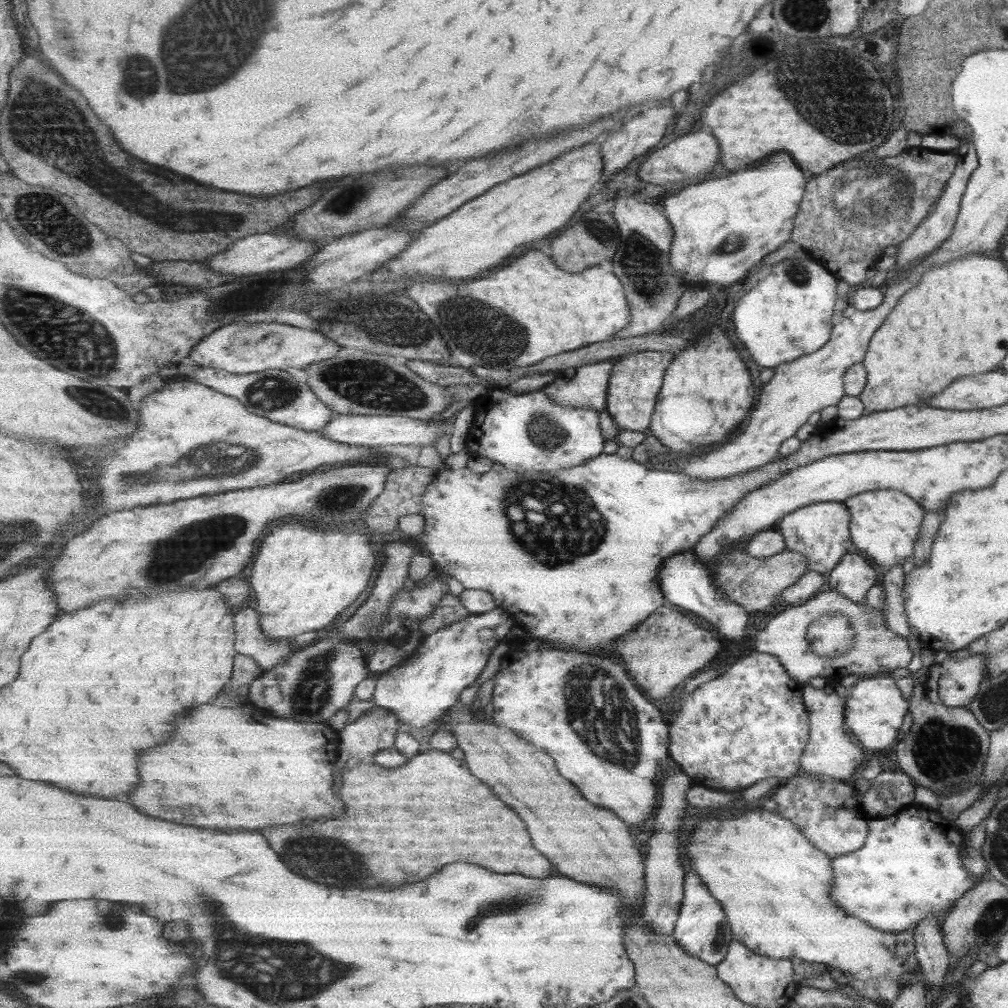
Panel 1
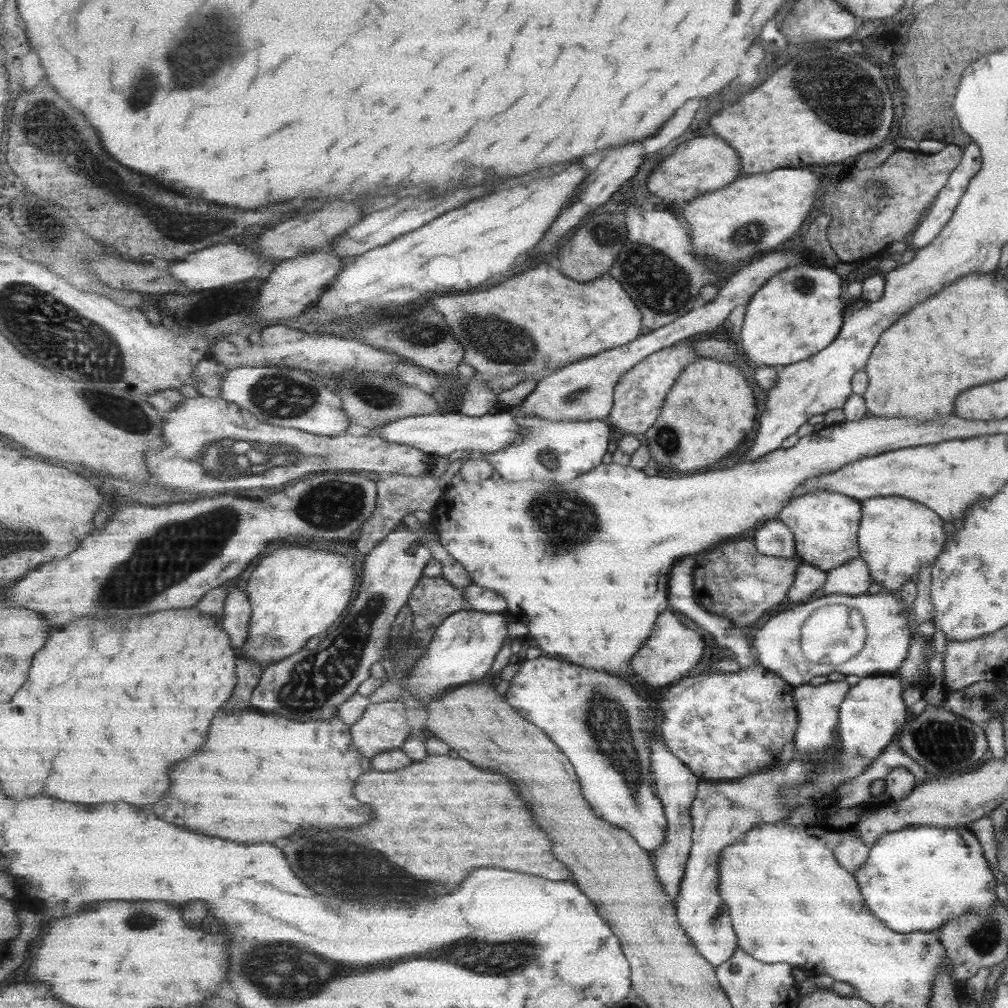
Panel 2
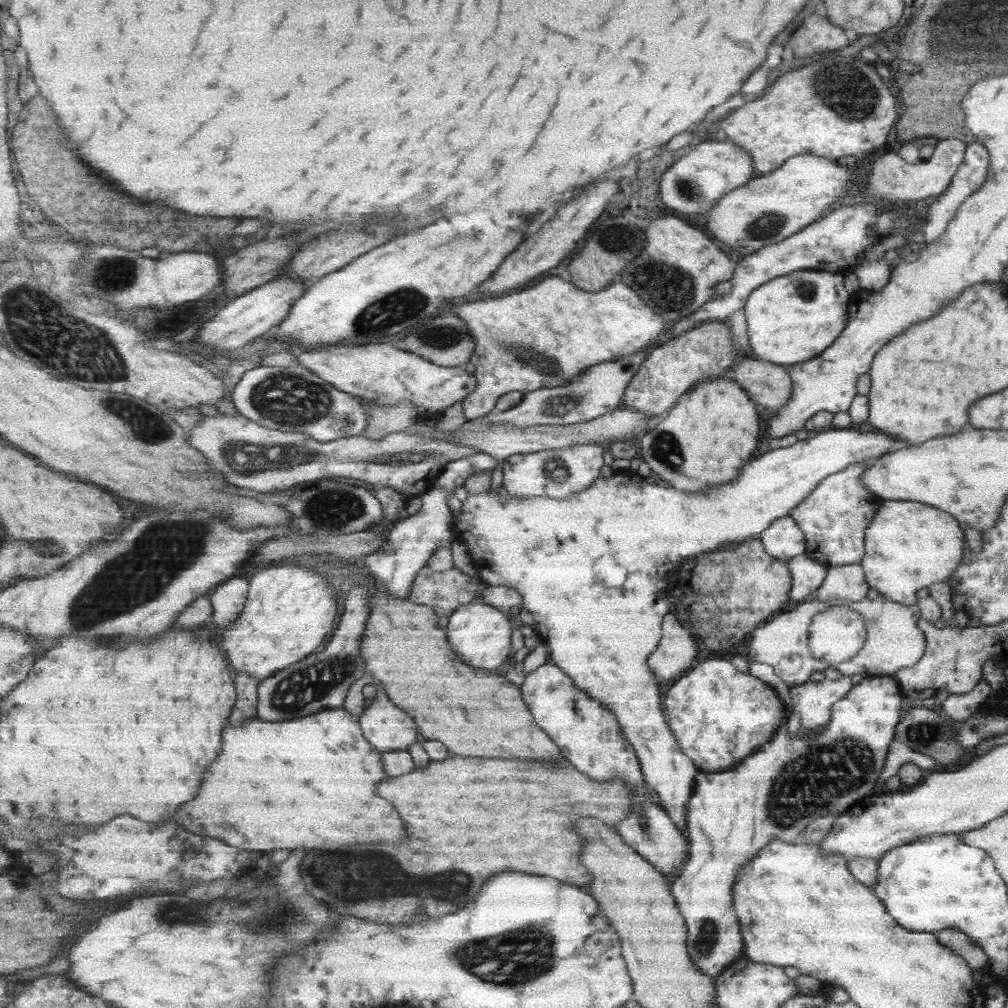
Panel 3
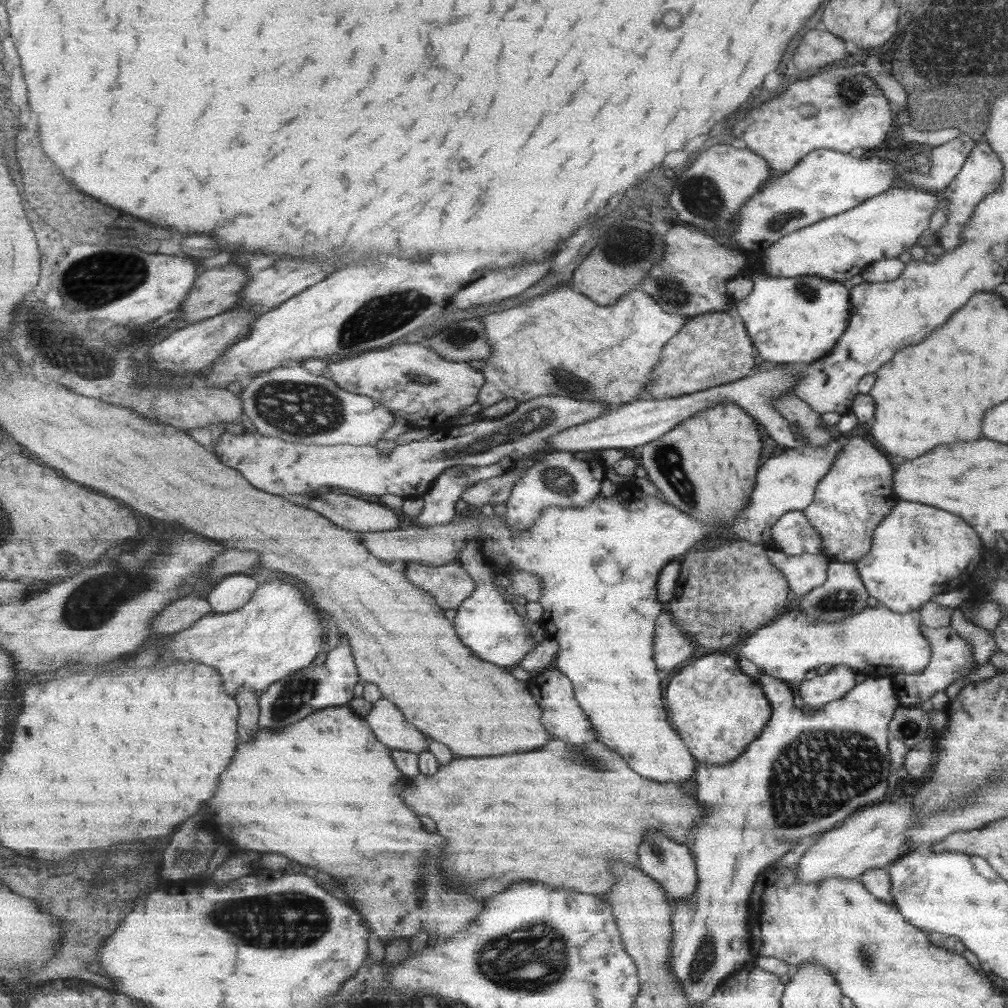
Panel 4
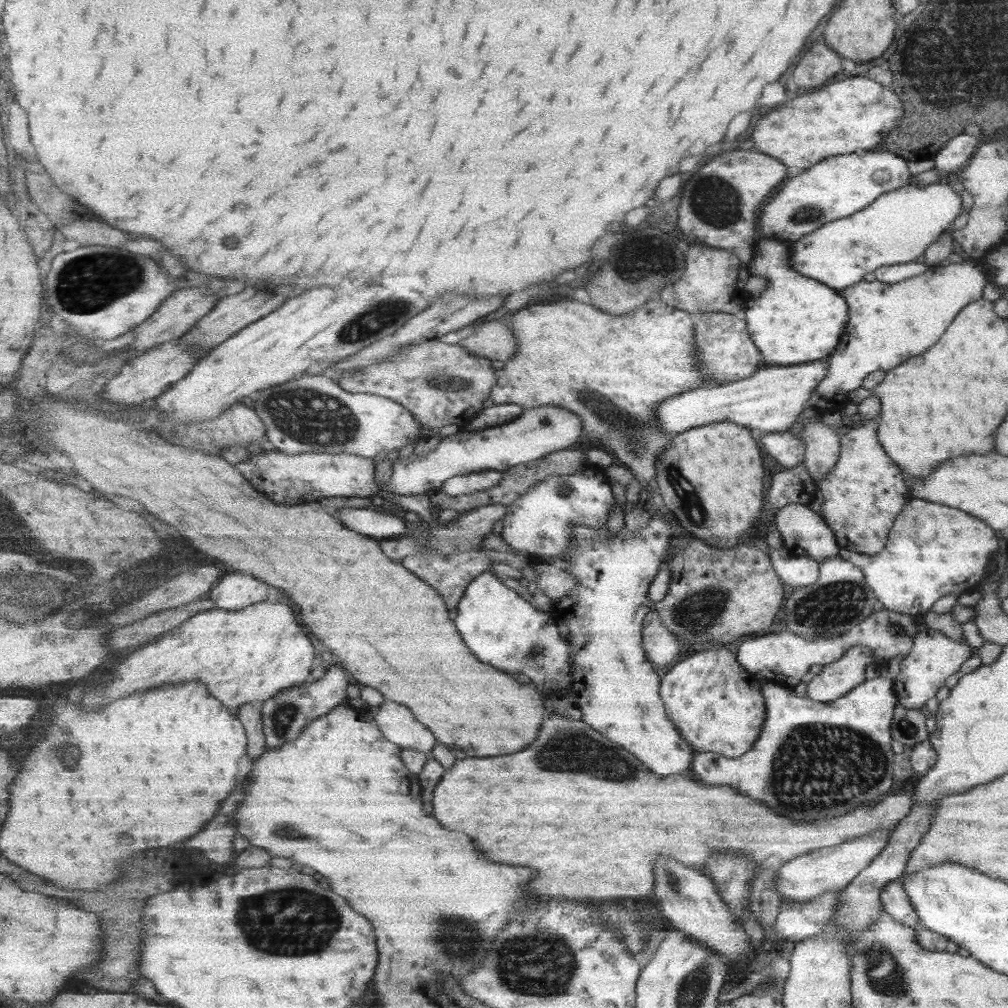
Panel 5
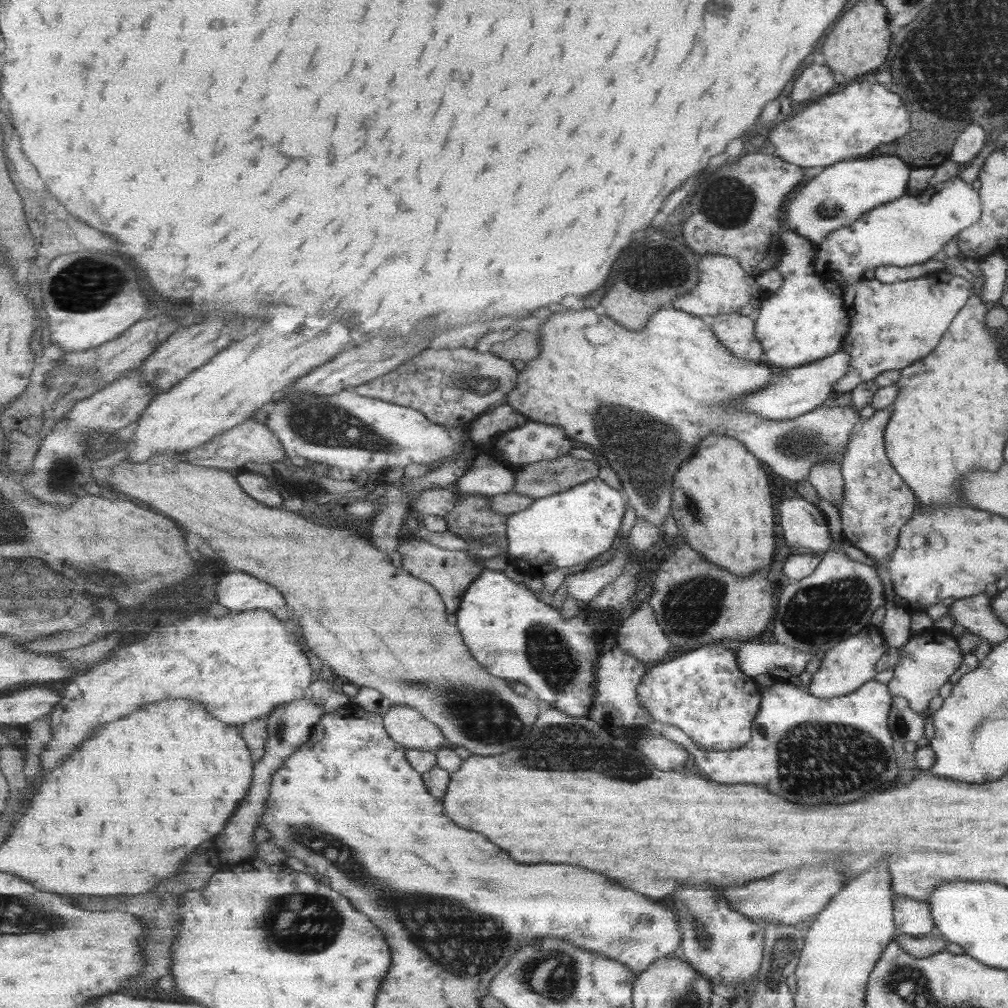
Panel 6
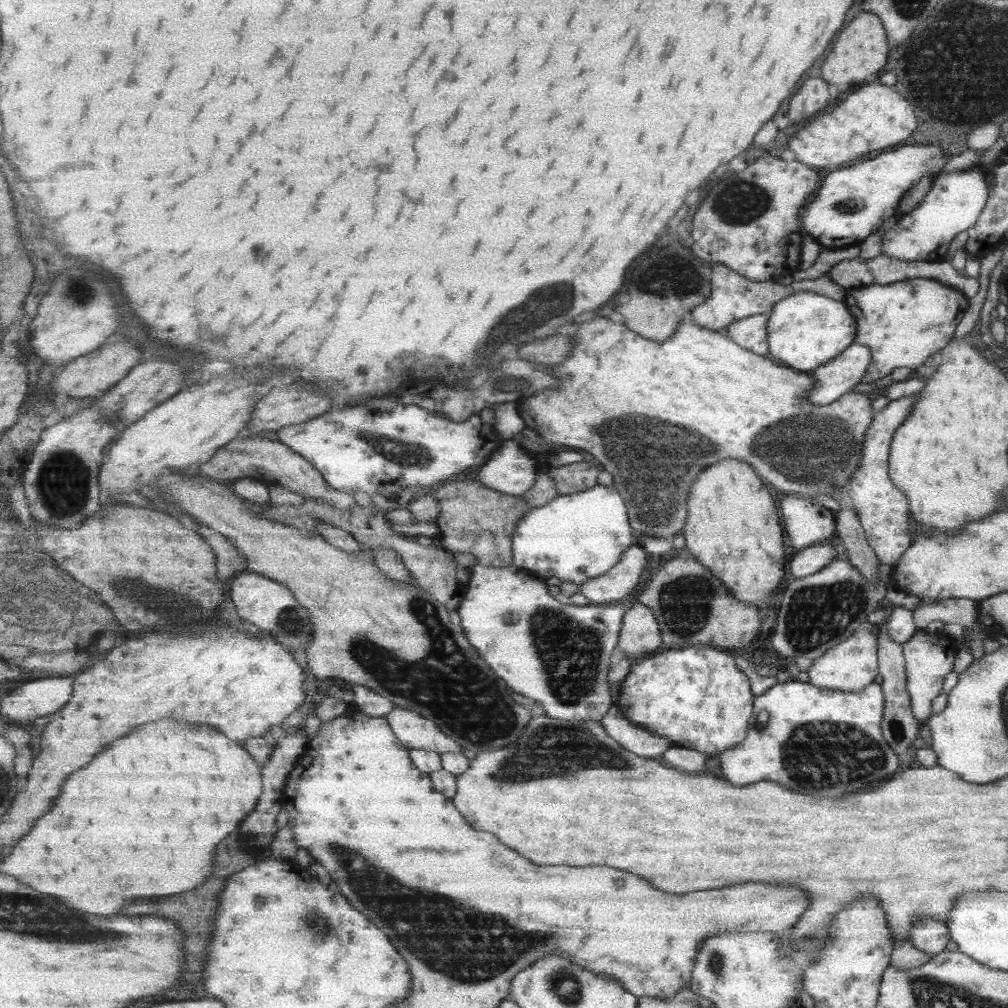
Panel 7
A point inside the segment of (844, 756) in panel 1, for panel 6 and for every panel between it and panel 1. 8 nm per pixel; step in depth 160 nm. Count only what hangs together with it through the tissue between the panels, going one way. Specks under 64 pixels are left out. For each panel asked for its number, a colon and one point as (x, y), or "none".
2: (817, 706)
3: (811, 701)
4: (821, 689)
5: (837, 678)
6: (847, 665)

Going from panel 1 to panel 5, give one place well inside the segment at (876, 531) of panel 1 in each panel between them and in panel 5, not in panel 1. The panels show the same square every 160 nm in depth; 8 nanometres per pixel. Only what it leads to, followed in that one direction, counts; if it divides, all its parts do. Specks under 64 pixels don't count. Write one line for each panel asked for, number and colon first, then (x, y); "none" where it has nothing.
2: (896, 536)
3: (907, 545)
4: (917, 550)
5: (930, 551)

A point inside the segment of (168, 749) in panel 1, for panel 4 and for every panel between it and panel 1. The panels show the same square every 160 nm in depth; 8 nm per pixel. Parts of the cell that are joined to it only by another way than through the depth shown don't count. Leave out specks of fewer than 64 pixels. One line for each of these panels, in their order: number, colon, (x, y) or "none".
2: (260, 777)
3: (276, 785)
4: (327, 792)

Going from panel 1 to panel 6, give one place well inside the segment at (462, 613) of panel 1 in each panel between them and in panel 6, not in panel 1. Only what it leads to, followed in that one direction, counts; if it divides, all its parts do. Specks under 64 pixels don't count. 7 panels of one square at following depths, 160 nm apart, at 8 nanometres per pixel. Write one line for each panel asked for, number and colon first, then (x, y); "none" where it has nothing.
2: (433, 599)
3: (444, 592)
4: (450, 584)
5: (450, 574)
6: (451, 572)

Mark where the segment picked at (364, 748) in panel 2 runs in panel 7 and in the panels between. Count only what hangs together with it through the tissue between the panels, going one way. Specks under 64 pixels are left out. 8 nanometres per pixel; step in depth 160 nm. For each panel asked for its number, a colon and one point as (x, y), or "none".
3: (389, 728)
4: (388, 722)
5: (397, 721)
6: (407, 726)
7: (415, 731)

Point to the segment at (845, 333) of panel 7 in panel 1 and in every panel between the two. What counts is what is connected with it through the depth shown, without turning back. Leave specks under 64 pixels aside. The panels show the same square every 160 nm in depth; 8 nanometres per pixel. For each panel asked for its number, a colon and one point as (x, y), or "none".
1: (787, 314)
2: (798, 312)
3: (790, 319)
4: (790, 320)
5: (795, 319)
6: (800, 322)

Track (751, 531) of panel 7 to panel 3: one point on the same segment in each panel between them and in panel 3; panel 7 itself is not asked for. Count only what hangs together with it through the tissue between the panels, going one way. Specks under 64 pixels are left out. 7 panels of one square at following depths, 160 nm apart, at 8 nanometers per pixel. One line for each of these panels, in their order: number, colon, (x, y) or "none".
3: (708, 436)
4: (705, 465)
5: (712, 478)
6: (721, 503)

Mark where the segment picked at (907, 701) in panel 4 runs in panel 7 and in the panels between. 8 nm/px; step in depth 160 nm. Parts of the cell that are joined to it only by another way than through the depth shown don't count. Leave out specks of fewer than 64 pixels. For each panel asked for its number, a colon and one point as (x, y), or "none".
5: (933, 657)
6: (926, 665)
7: (925, 664)

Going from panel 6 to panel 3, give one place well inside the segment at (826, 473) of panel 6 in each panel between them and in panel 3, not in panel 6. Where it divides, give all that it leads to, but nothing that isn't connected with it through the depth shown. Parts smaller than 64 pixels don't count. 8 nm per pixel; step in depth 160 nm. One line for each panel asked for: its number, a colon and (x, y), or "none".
3: (769, 385)
4: (790, 406)
5: (821, 444)

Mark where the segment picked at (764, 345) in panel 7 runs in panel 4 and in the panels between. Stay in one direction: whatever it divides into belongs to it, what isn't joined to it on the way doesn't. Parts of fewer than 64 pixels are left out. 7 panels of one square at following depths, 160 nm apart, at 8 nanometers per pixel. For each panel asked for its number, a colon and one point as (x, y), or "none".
4: (712, 350)
5: (725, 354)
6: (735, 331)

